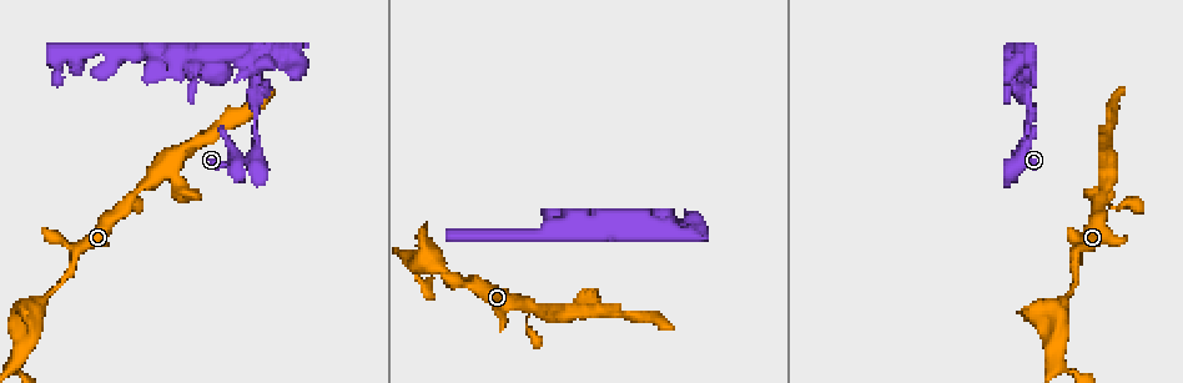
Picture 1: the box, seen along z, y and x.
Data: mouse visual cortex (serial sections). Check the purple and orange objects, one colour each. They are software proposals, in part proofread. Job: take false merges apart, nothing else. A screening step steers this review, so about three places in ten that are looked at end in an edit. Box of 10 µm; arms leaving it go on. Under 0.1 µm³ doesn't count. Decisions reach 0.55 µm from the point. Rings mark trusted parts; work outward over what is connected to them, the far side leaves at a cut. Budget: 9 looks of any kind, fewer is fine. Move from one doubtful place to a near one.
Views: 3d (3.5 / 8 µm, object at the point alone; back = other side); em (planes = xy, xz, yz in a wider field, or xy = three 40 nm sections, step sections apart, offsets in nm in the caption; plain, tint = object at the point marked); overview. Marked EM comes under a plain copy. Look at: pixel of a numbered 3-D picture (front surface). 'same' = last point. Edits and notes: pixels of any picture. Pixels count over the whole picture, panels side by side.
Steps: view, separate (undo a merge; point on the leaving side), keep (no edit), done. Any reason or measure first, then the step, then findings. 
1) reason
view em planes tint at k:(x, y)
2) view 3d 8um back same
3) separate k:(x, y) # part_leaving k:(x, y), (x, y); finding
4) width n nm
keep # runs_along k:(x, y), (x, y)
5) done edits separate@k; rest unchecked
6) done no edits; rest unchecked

a narrow waist
view 3d 8um at 1:(168, 180)

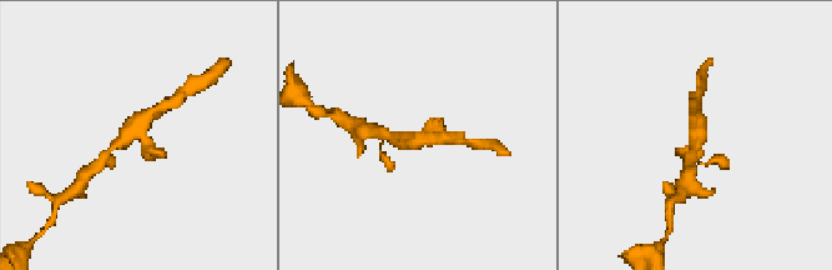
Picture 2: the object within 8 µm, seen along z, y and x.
zoom in
view 3d 3.5um same

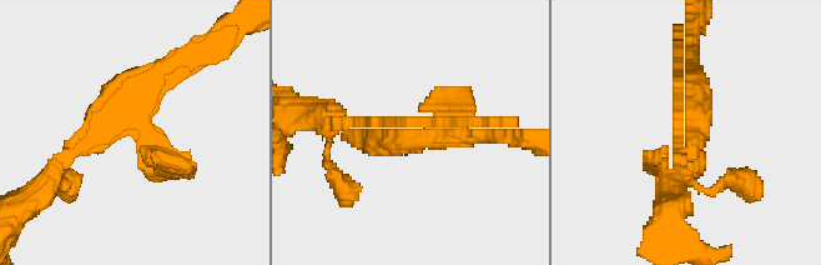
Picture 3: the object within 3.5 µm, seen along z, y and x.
view em xy step 2 tint at 3:(129, 130)

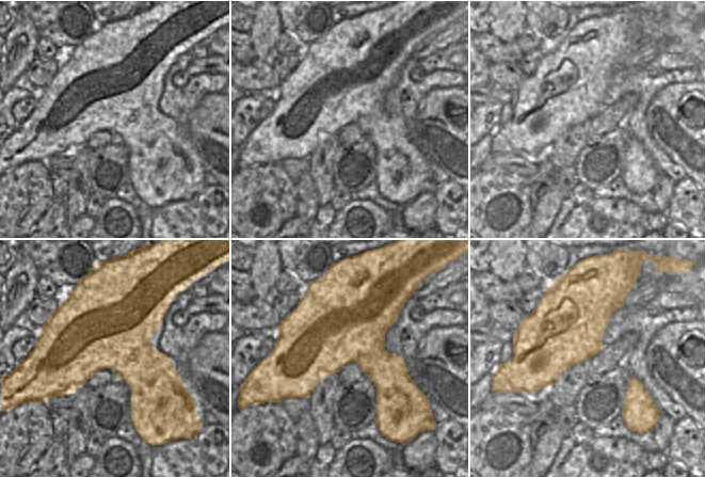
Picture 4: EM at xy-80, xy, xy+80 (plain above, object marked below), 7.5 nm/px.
keep # runs_along 3:(337, 123), (426, 123), (433, 139); all the same cell

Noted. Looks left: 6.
sharp bend
view 3d 3.5um at 1:(1022, 160)

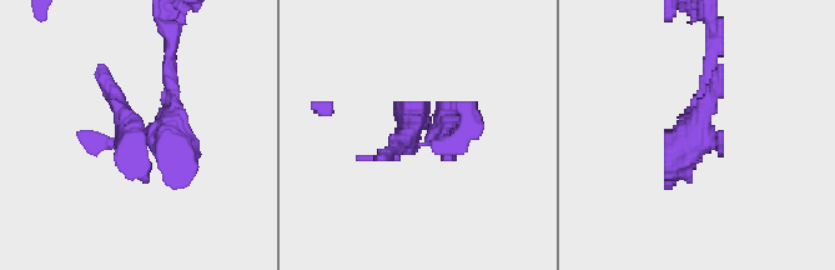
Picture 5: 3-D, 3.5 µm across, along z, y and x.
view em xy step 1 tint at 5:(162, 135)

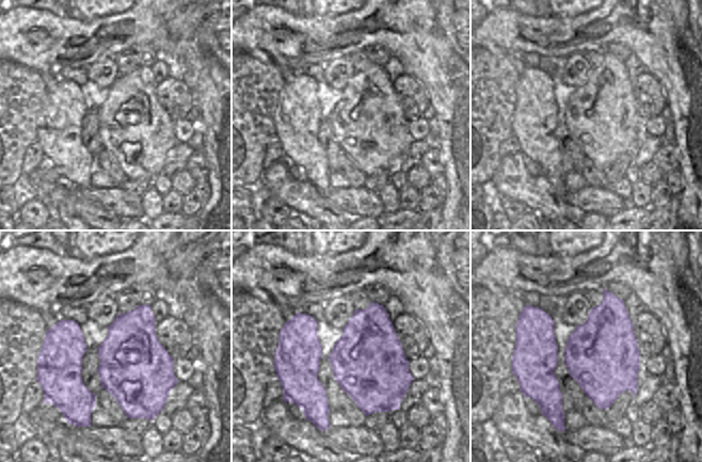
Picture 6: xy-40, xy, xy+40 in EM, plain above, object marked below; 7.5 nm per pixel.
keep # runs_along 5:(96, 133), (127, 140), (170, 129), (170, 60); one cell here

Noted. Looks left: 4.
abrupt turn
view 3d 3.5um at 1:(255, 60)

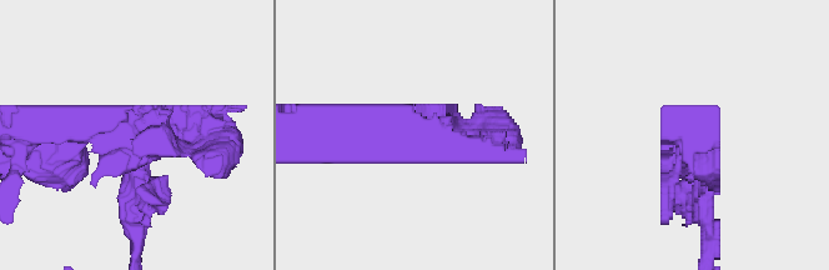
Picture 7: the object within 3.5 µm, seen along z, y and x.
view em xy step 2 tint at 7:(417, 141)

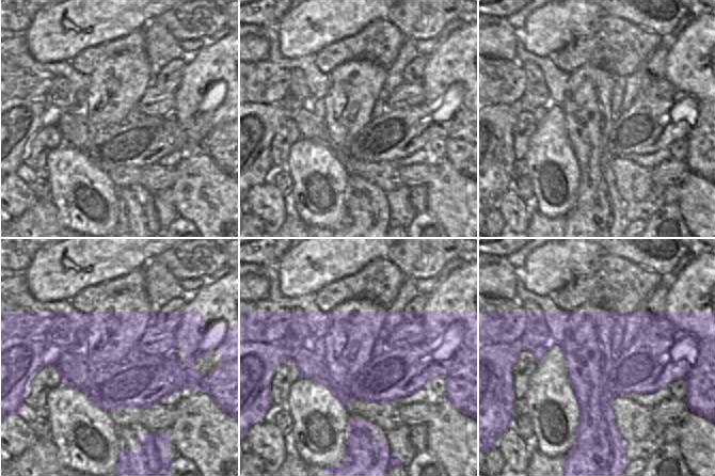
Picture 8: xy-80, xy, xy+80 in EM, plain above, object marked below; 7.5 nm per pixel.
width 700 nm
separate 7:(120, 161) # part_leaving 7:(135, 144), (120, 124), (28, 124); a second cell is stuck on

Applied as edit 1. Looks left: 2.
small branch off a trunk
view 3d 3.5um at 1:(16, 364)

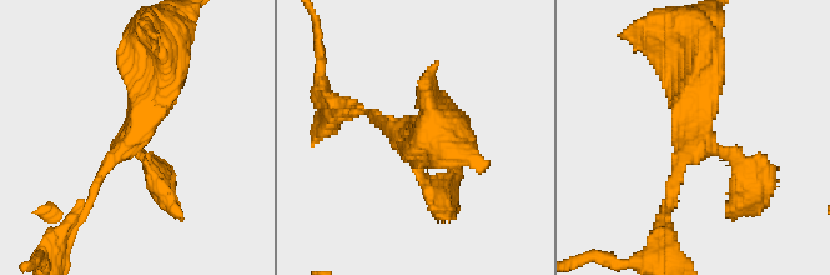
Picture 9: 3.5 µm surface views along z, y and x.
view em xy step 3 tint at 9:(705, 137)

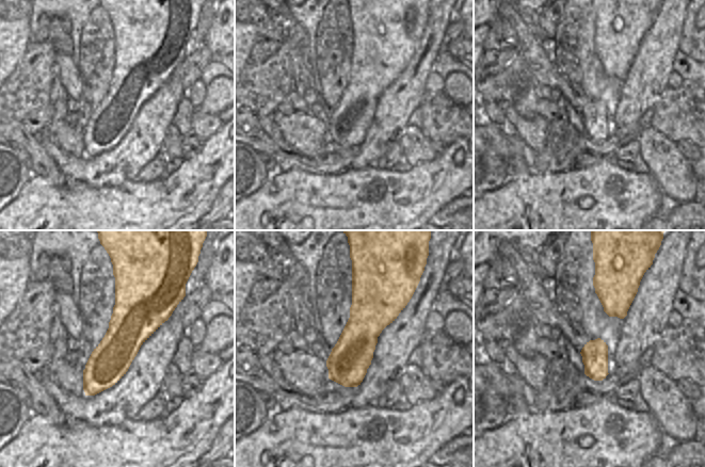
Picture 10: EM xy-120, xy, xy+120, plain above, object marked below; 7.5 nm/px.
keep # runs_along 9:(689, 65), (692, 119), (763, 184); one cell here

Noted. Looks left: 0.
done edits separate@7; rest unchecked

